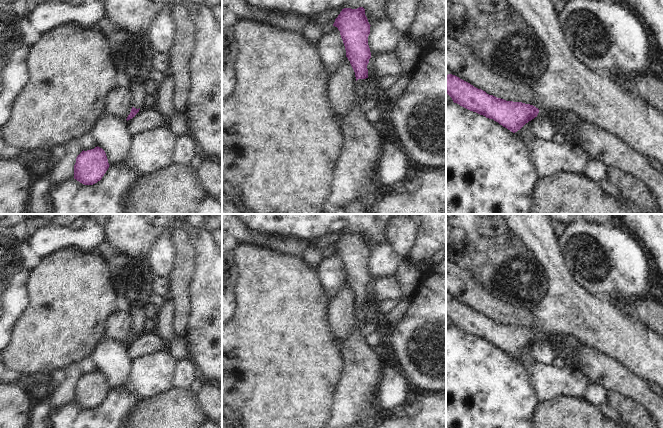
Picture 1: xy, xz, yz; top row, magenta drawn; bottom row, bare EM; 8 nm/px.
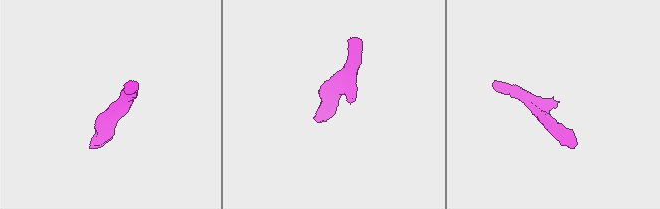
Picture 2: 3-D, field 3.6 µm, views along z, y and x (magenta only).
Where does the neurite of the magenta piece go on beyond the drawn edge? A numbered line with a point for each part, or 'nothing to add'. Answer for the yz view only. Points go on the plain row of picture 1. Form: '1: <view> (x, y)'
1: yz (567, 308)

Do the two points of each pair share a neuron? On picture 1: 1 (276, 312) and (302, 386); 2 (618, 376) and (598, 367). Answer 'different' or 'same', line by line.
1: same
2: same

